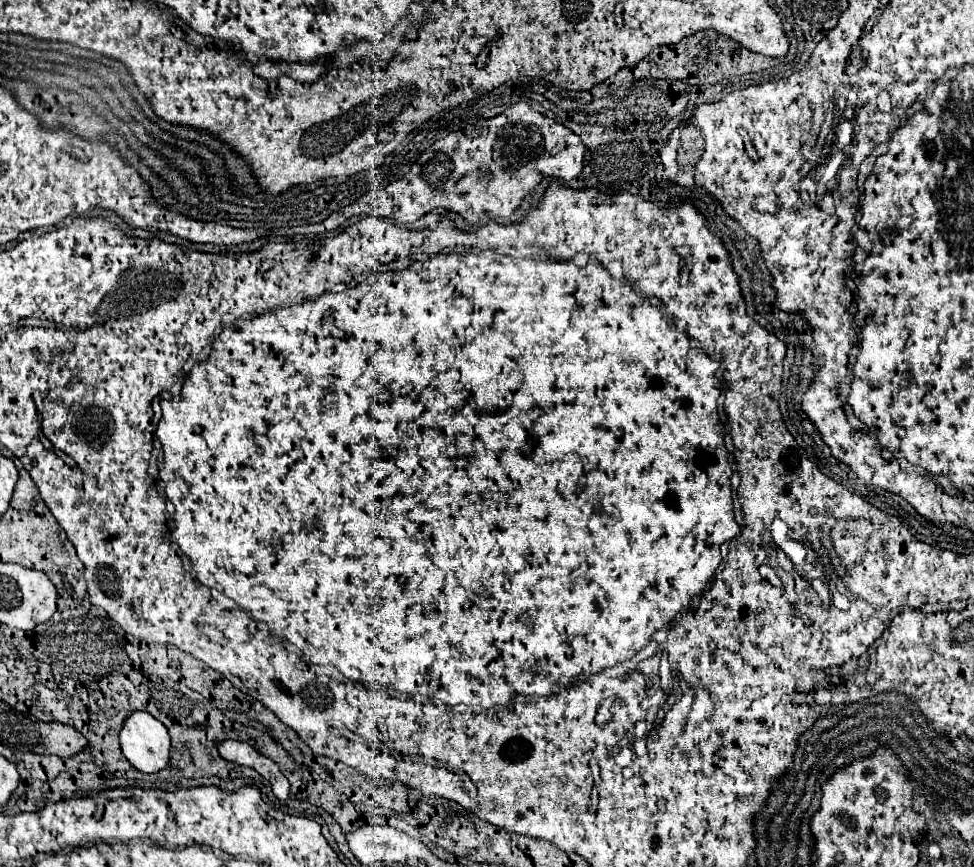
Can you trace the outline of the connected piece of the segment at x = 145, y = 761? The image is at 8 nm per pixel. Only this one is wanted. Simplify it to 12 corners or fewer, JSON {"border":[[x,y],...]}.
{"border":[[134,711],[120,729],[124,757],[142,773],[168,765],[166,727]]}

